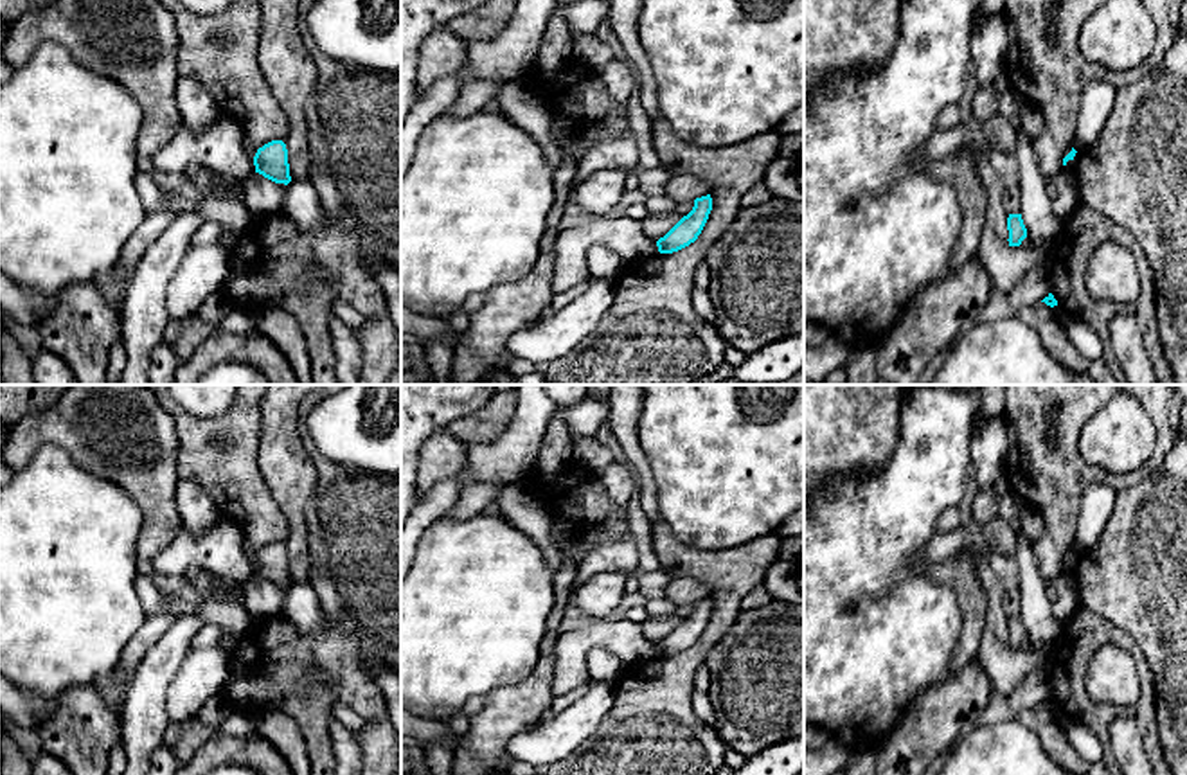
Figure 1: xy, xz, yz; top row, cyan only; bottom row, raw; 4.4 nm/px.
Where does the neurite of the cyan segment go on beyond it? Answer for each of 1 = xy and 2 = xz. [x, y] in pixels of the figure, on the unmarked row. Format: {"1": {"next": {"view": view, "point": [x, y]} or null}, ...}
{"1": {"next": null}, "2": {"next": null}}

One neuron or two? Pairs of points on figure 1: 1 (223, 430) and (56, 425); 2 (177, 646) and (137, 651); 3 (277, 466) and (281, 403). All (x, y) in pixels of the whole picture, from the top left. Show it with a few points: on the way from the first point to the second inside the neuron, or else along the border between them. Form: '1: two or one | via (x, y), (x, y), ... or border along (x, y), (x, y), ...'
1: two | border along (159, 403), (175, 423), (178, 441), (177, 472)
2: two | border along (175, 619), (144, 655), (128, 687)
3: one | via (279, 450), (279, 419)

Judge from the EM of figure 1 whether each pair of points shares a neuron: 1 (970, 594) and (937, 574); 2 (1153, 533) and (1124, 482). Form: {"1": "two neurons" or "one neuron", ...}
{"1": "one neuron", "2": "two neurons"}

